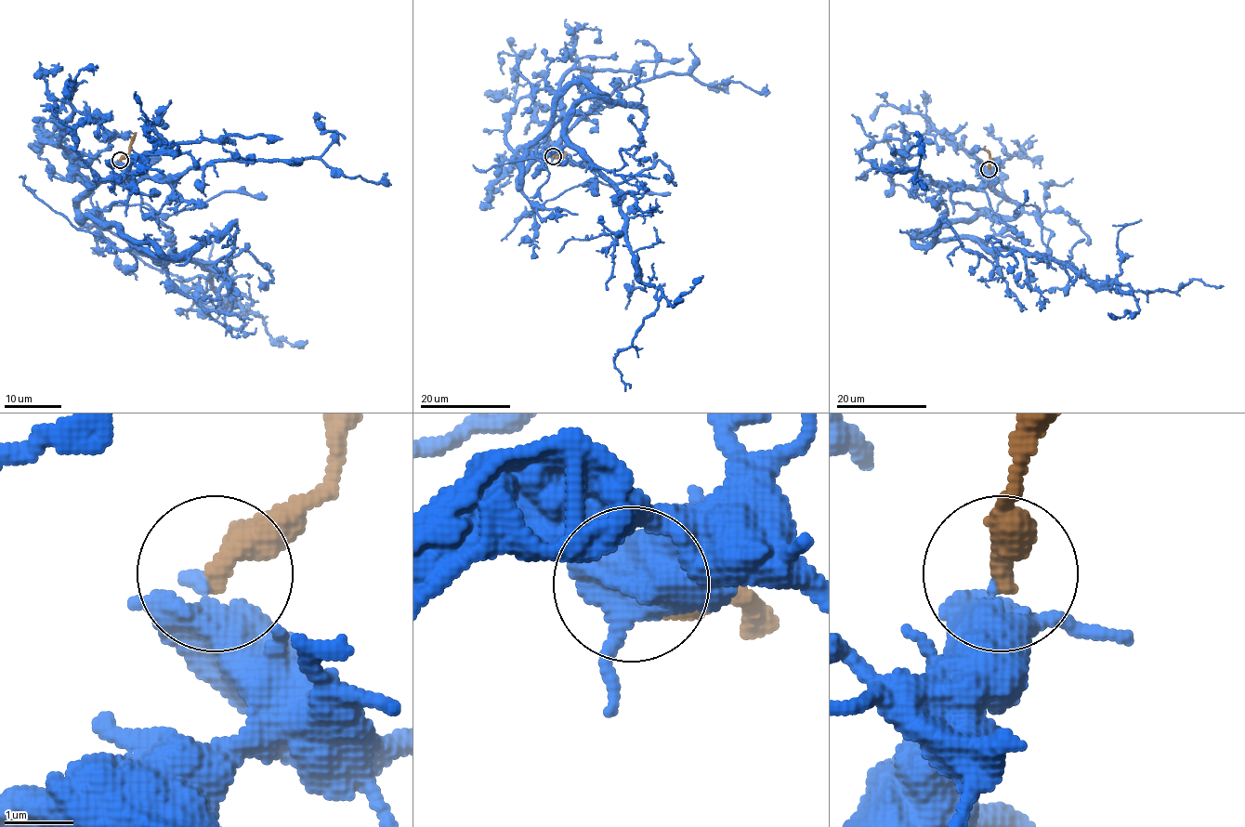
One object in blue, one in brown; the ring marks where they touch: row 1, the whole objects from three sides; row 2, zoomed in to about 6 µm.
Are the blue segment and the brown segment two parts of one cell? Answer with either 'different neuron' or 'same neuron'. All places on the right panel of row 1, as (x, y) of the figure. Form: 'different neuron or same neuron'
different neuron

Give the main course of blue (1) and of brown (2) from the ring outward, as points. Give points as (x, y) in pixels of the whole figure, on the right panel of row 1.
1: (989, 169), (950, 199), (984, 214), (935, 226), (916, 244), (977, 238), (1046, 254), (1123, 292), (1221, 284)
2: (989, 169), (989, 153), (984, 147)

